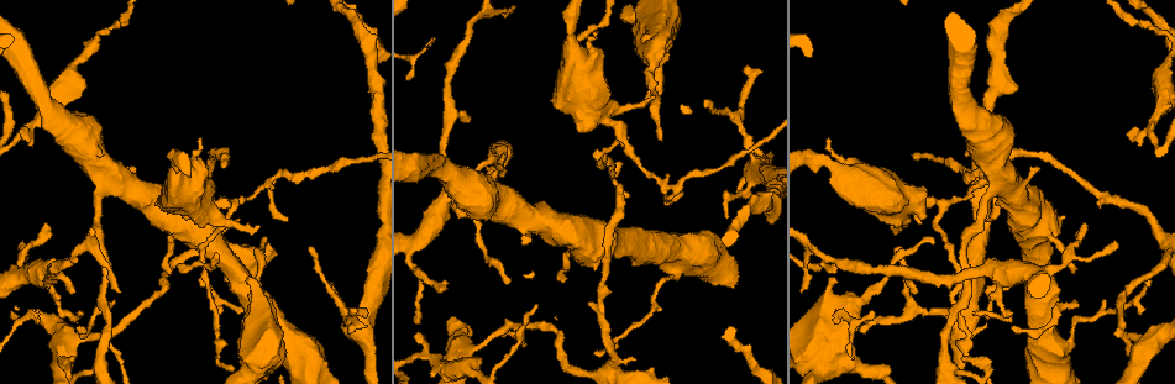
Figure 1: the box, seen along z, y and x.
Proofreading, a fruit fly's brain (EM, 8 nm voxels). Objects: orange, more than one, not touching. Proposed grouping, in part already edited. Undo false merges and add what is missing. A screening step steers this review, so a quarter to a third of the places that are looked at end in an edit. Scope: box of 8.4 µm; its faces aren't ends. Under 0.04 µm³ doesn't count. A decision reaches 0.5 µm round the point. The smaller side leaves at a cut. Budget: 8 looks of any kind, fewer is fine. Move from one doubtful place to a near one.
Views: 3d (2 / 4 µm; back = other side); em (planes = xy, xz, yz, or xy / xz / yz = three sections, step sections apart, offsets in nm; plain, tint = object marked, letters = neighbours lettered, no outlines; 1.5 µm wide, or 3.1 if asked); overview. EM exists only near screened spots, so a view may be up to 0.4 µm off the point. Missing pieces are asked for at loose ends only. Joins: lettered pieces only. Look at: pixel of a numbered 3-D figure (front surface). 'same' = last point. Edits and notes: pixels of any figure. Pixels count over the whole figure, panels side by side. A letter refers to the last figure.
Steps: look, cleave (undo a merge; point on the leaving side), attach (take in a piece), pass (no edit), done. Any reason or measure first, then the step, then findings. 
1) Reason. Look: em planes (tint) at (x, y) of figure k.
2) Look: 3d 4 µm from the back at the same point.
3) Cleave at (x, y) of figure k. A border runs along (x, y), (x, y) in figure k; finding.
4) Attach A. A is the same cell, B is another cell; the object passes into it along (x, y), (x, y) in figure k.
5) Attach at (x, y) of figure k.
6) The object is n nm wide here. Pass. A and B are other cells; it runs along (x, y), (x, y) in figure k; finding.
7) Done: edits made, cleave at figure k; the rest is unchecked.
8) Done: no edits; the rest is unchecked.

Branch stops here. Look: 3d 2 µm at (594, 33) of figure 1.

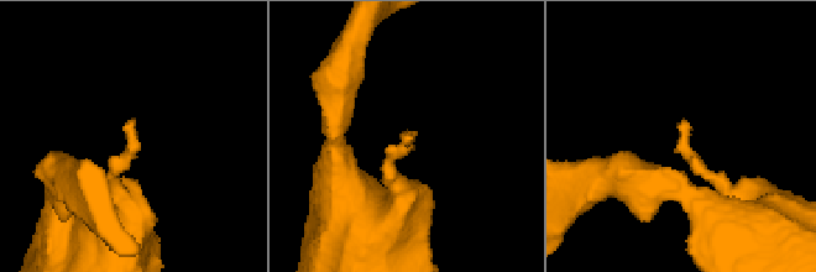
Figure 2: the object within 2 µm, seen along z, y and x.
Need the tissue. Look: em xz step 4 (tint) at (679, 122) of figure 2.

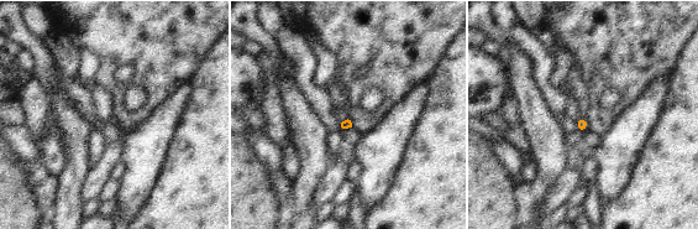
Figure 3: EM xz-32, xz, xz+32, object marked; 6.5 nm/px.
Look: em planes (letters) at the same point.

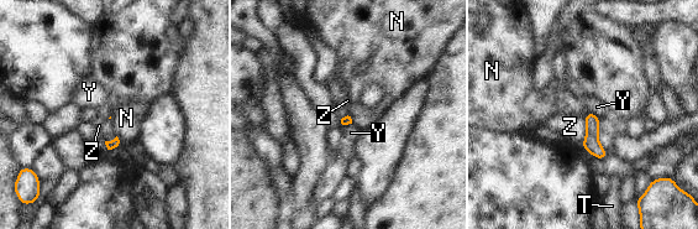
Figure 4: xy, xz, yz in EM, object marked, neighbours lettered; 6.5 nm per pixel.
Pass. N, T, Y and Z are other cells; a border runs along (116, 135), (120, 141) in figure 4; none of them fits.

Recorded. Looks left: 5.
Arms part here. Look: 3d 4 µm at (1128, 339) of figure 1.

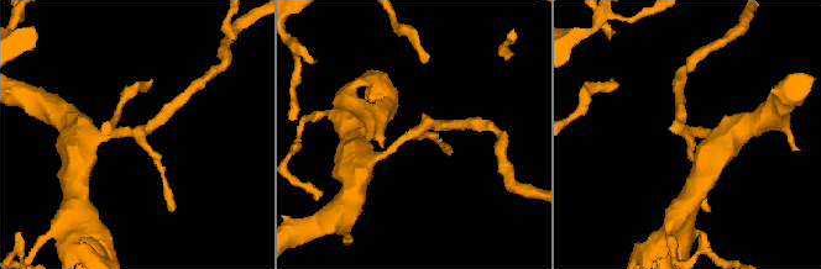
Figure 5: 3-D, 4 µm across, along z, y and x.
3 arms meet here. Look: em xz step 8 (tint) at (687, 137) of figure 5.

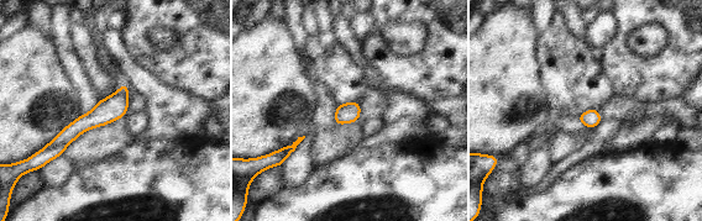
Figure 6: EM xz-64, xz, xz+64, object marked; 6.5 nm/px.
Look: em planes (letters) at the same point.

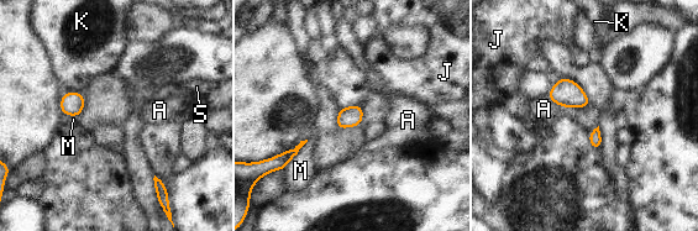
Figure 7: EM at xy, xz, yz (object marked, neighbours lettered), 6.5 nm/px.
The object is 100 nm wide here. Pass. A, J, K, M and S are other cells; a border runs along (547, 96), (565, 106) in figure 7; all the same cell.

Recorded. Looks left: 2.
Thin end. Look: em planes (letters) at (934, 241) of figure 1.

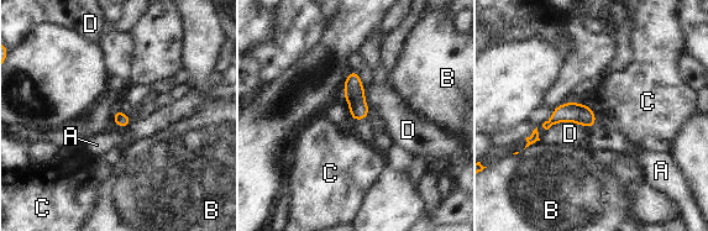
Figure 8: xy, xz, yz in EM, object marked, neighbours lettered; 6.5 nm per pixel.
The longest contact is with D, 280 nm. Attach A. A is the same cell, B, C and D are other cells; it goes on there.

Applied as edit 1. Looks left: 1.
Done: edits made, attach at figure 8; the rest is unchecked.

